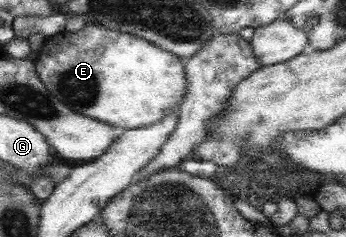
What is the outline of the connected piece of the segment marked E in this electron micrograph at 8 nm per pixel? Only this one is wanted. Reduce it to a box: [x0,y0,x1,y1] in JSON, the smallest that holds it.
[34,24,187,132]

